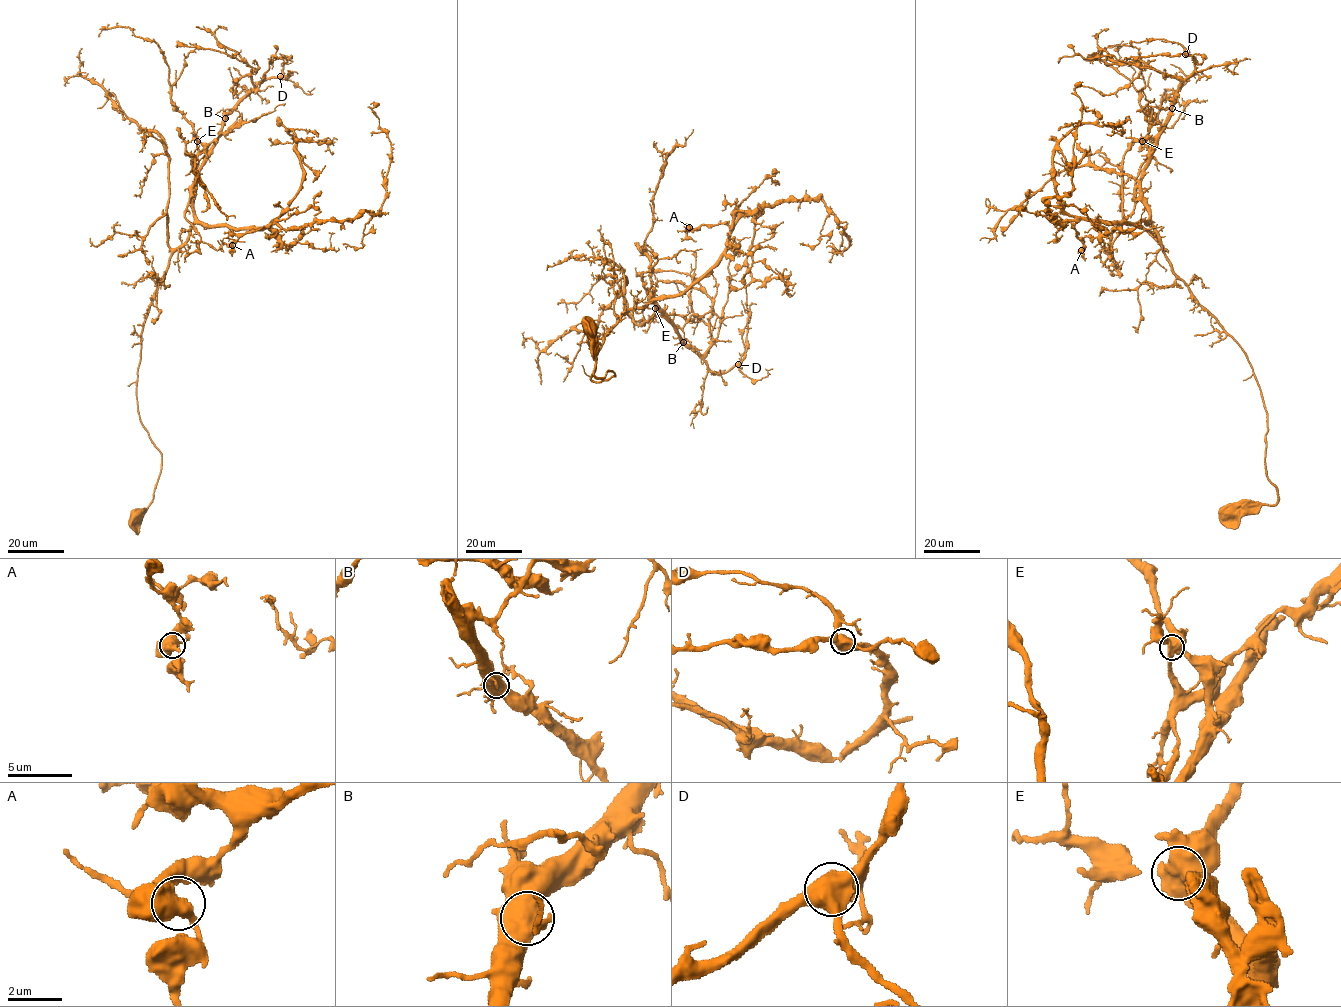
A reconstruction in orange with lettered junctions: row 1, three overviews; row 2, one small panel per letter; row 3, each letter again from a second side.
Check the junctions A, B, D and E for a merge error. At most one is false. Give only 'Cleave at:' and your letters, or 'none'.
Cleave at: E

